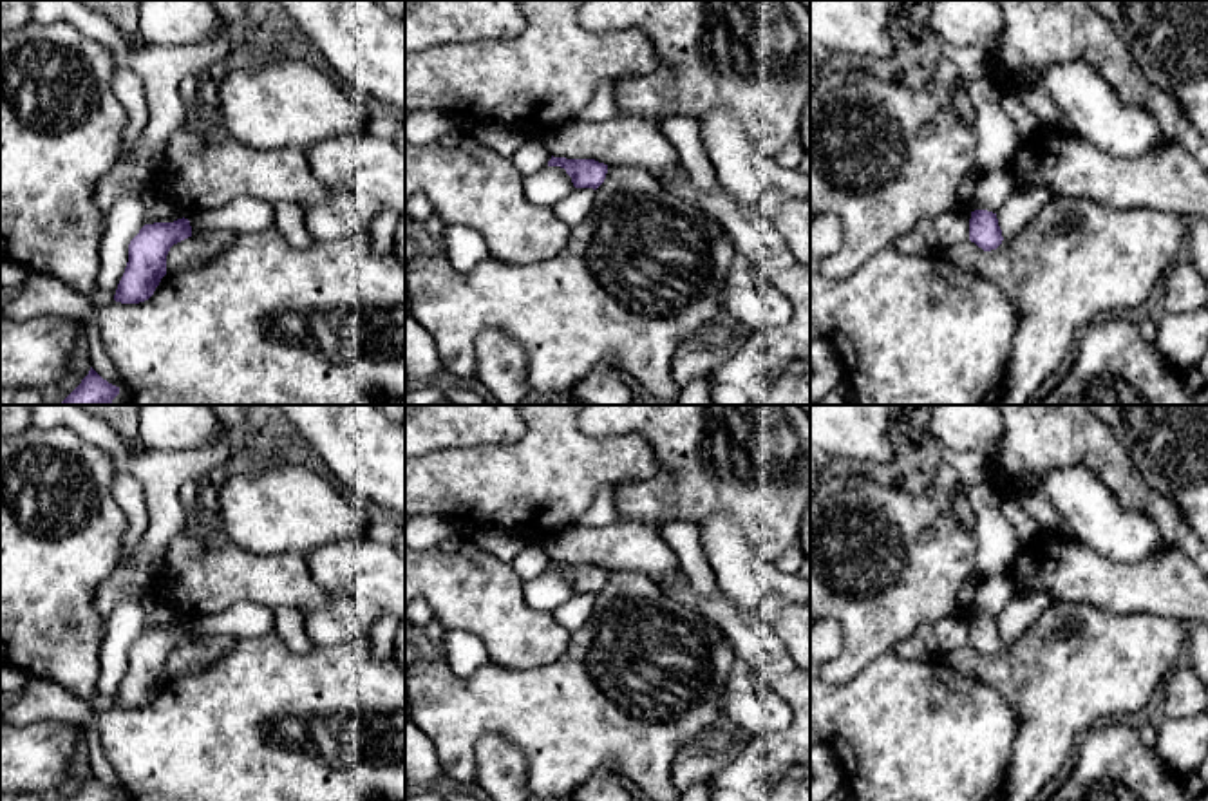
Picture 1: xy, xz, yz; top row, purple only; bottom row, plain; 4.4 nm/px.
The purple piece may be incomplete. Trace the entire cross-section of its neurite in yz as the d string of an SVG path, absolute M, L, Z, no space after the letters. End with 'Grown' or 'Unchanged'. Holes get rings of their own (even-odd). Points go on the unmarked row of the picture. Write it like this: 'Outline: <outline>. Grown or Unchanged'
Outline: M987 615L971 617L969 646L984 656L996 655L1004 646L996 618Z. Unchanged

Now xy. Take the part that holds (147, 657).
Outline: M184 622L174 627L145 629L128 649L128 667L114 705L121 709L148 705L166 680L170 653L188 642L192 642L192 631Z. Unchanged

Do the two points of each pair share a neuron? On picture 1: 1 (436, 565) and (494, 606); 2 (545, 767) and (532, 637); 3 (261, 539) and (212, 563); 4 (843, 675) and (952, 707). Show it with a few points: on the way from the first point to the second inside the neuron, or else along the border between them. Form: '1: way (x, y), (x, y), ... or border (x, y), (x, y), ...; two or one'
1: way (451, 577), (480, 593); one
2: border (570, 640), (557, 659), (541, 666), (494, 664); two
3: border (232, 541), (252, 552), (283, 554); two
4: border (888, 651), (852, 680), (829, 684); two

